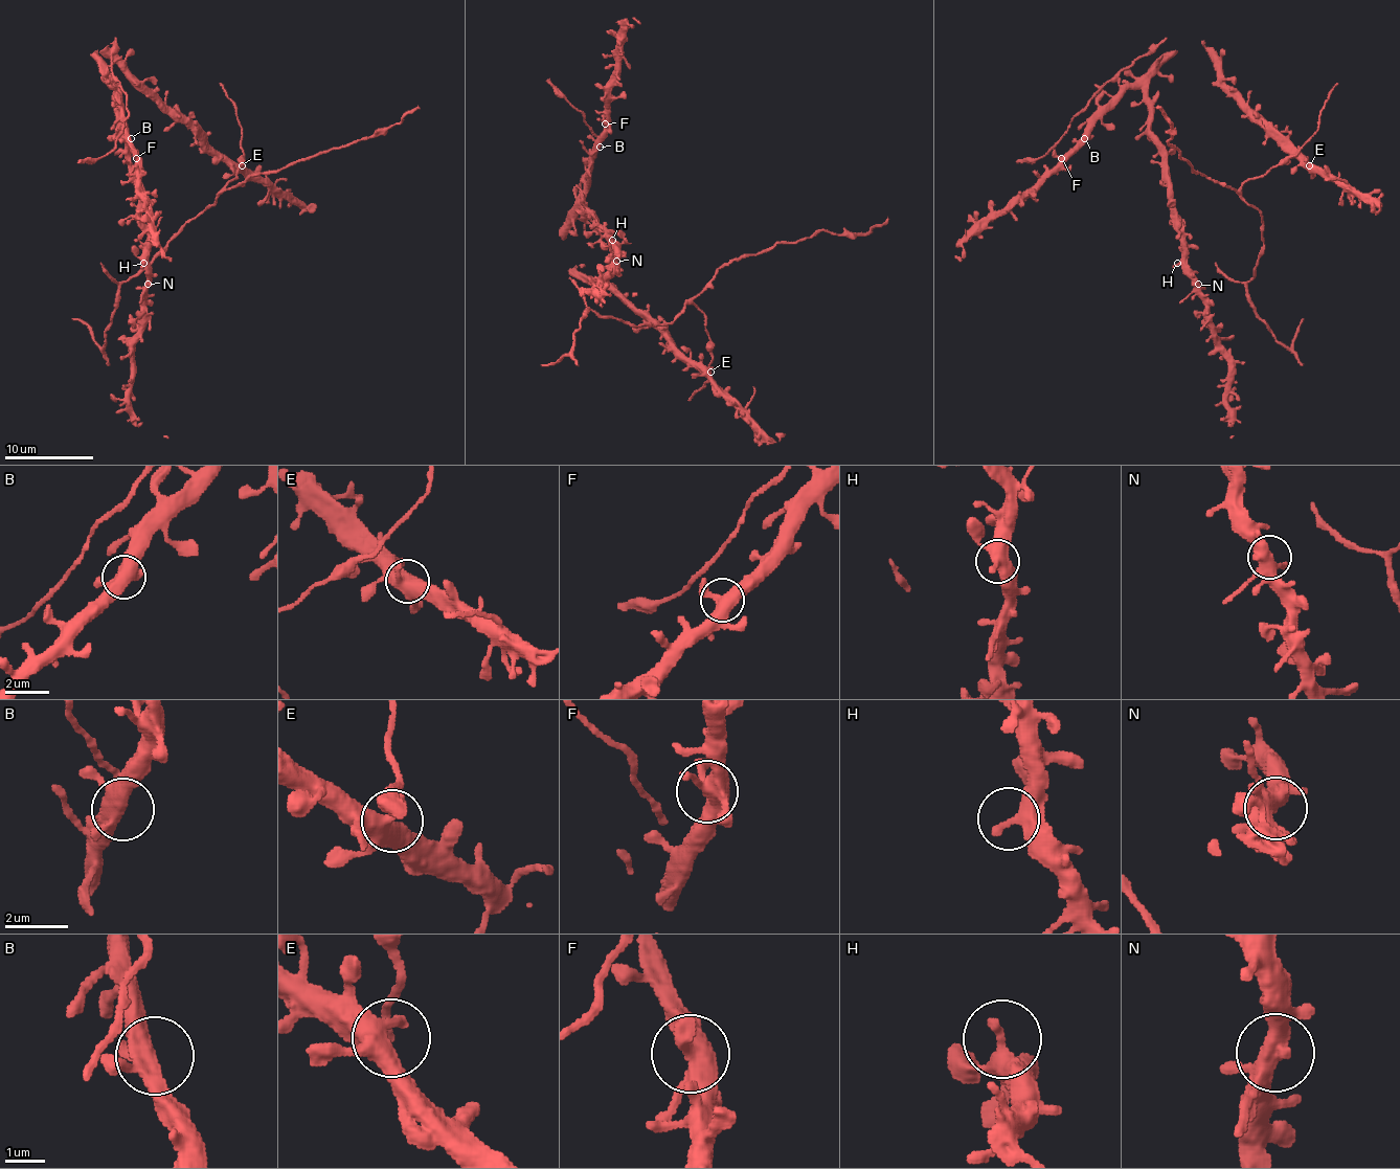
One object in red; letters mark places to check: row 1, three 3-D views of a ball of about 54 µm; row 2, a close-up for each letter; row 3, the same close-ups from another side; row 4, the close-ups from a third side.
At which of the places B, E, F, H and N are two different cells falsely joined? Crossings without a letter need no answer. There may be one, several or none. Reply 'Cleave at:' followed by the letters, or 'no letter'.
Cleave at: no letter

